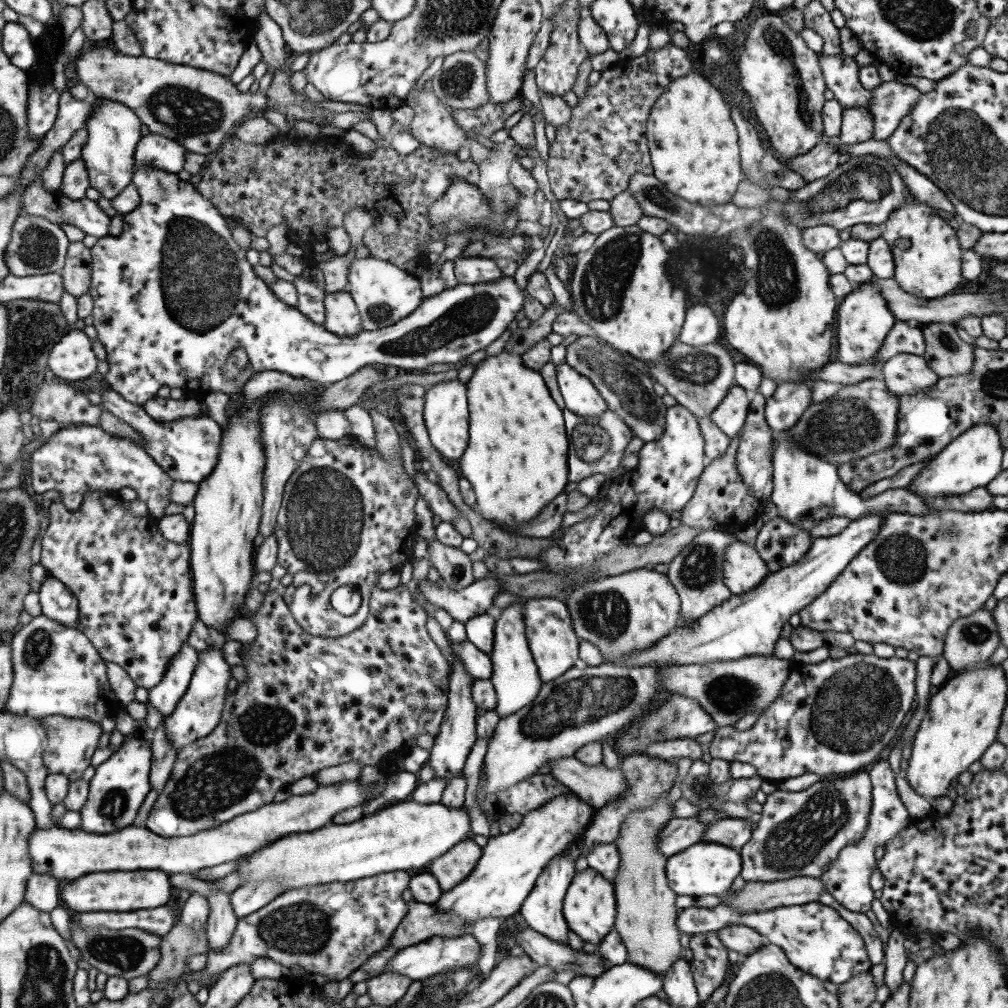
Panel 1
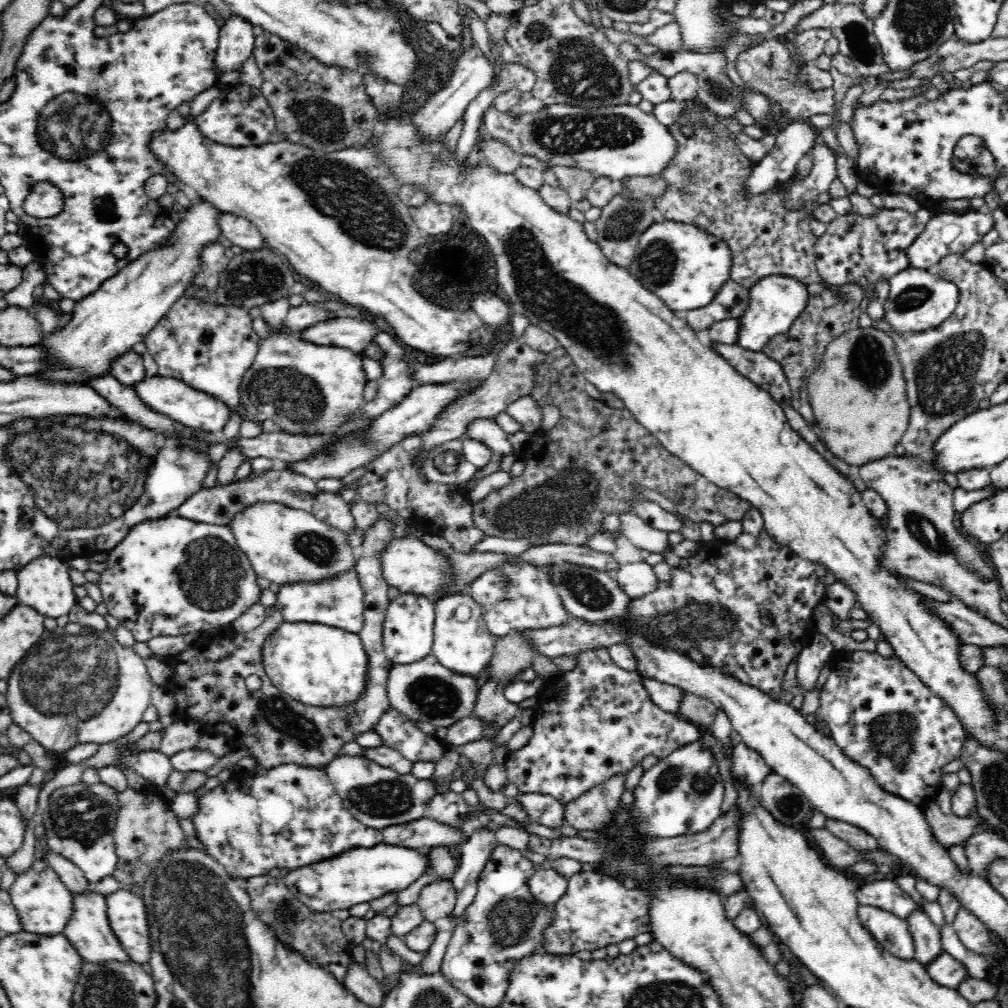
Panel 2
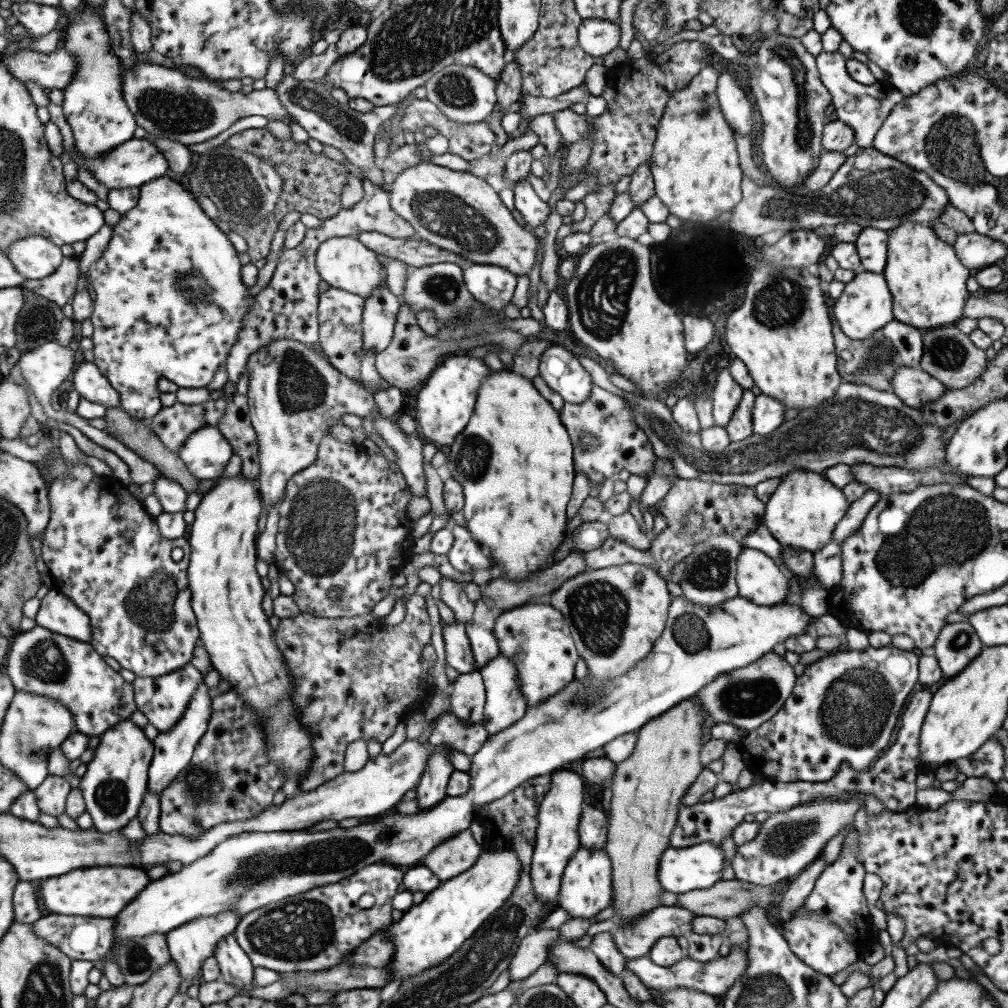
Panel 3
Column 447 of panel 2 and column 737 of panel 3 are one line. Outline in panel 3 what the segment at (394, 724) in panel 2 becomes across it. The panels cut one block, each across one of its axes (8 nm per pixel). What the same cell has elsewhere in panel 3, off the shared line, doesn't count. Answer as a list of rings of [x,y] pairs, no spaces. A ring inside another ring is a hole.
[[[892,645],[883,646],[883,648],[867,647],[865,650],[847,651],[840,649],[834,653],[829,653],[828,656],[822,657],[810,665],[806,665],[803,673],[796,677],[791,694],[785,699],[781,708],[769,720],[763,722],[758,728],[747,732],[745,737],[741,737],[739,742],[735,743],[741,755],[744,768],[753,776],[761,778],[762,782],[767,781],[769,783],[795,781],[827,782],[829,778],[833,778],[839,772],[842,765],[846,765],[851,770],[855,770],[855,772],[861,772],[861,770],[870,768],[872,763],[882,754],[883,748],[887,746],[887,742],[891,738],[891,732],[893,732],[893,728],[897,724],[897,718],[902,713],[903,704],[906,704],[909,692],[918,683],[917,676],[918,656],[912,651],[900,650]]]

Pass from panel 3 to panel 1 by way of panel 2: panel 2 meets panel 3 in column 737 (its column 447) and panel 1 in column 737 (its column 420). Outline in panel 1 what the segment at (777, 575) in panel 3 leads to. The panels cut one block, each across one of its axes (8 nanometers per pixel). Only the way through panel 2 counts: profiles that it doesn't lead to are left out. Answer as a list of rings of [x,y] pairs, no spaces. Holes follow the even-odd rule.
[[[736,540],[724,548],[721,584],[731,595],[755,589],[768,573],[765,561],[757,554],[753,544]]]

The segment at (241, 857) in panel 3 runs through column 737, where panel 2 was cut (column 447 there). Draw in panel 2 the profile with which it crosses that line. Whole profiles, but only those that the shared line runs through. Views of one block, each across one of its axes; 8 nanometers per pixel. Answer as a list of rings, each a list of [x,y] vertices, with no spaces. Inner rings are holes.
[[[448,595],[435,601],[434,656],[455,673],[473,677],[490,665],[494,654],[494,636],[485,623],[482,607],[470,595]]]

